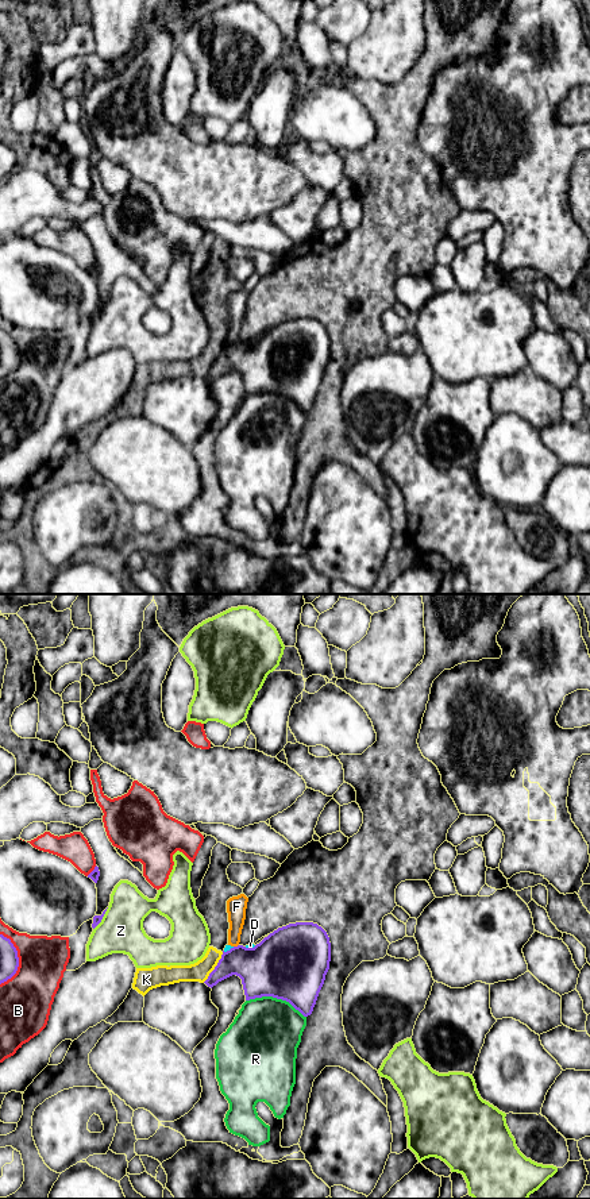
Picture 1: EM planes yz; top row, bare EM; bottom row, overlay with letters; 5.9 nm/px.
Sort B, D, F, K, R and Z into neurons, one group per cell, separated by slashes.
B / D / F / K / R / Z

